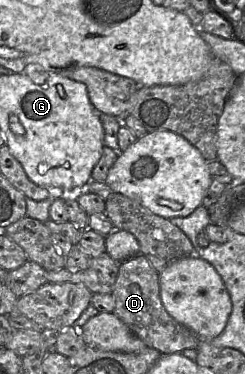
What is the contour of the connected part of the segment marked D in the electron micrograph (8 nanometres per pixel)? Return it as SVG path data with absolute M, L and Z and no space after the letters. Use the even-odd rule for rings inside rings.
M141 254L120 262L118 276L112 290L113 313L147 347L161 354L180 353L185 349L196 349L200 338L193 331L178 323L165 309L160 298L159 273Z

